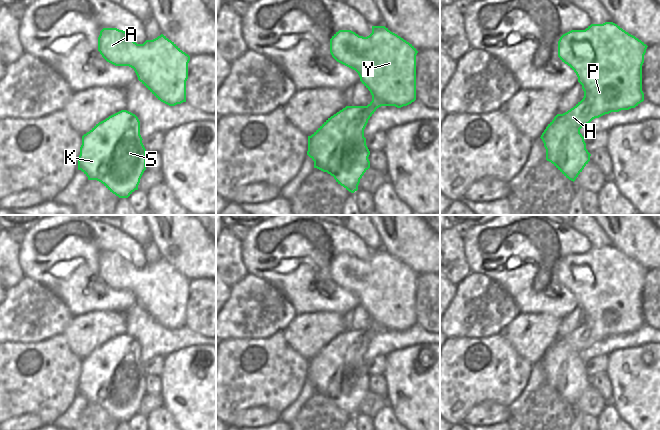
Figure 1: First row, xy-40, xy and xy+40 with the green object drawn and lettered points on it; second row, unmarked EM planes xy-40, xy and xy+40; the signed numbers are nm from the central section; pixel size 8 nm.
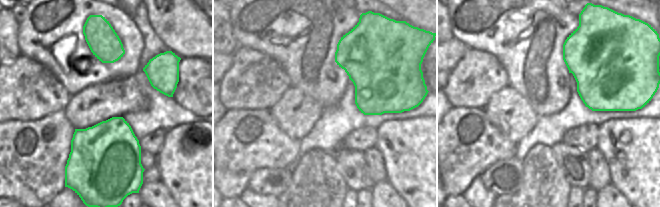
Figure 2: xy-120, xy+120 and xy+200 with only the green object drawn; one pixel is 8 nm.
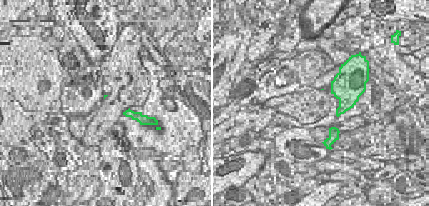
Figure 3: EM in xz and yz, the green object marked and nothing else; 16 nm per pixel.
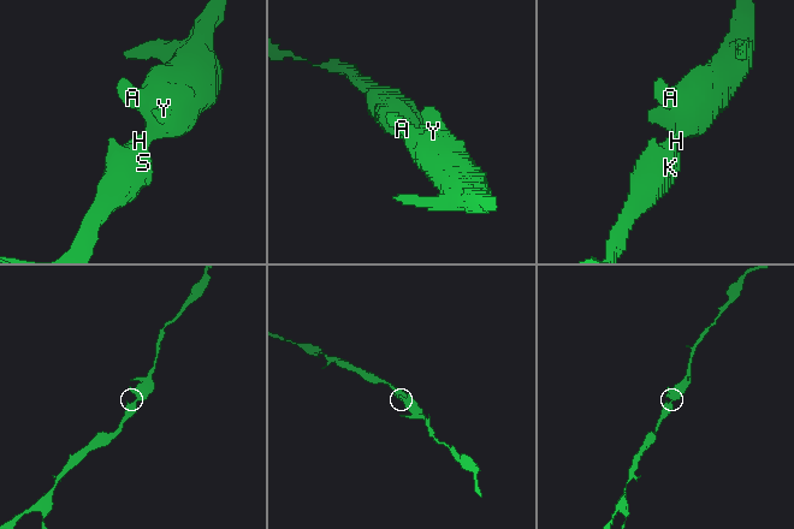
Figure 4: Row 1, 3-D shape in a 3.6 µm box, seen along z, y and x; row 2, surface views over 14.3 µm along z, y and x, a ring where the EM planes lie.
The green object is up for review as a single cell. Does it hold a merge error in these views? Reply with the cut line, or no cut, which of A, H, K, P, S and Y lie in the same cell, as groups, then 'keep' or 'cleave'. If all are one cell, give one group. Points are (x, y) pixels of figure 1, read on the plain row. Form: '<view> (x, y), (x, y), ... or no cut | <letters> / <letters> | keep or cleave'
no cut | A H K P S Y | keep

